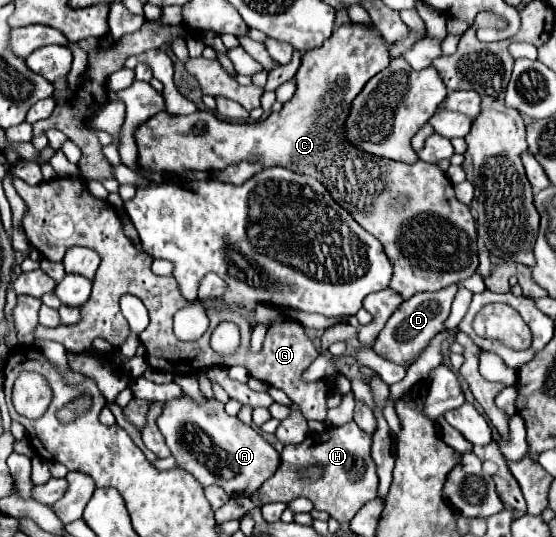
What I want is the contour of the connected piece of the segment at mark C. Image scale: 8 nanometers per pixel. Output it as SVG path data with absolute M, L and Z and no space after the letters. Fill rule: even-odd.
M345 23L333 31L333 35L321 45L303 55L301 67L295 75L297 91L291 101L287 101L281 113L271 113L265 121L259 123L225 123L217 119L211 111L195 111L191 115L169 115L157 113L155 119L141 123L135 129L135 141L139 147L139 165L151 171L163 173L183 173L183 171L213 171L243 159L259 161L265 167L287 167L291 171L299 171L303 175L319 179L333 199L351 213L351 217L371 235L375 235L385 255L393 265L393 281L391 287L403 295L403 299L413 297L421 291L439 291L451 283L459 283L465 277L477 271L477 229L475 219L467 205L459 203L453 193L453 185L437 165L419 161L415 165L405 165L399 161L367 155L357 147L351 147L343 135L343 123L347 119L347 111L351 101L359 95L361 87L383 71L389 65L389 47L383 43L379 31L369 25L359 23ZM407 195L409 203L405 211L389 211L389 197Z

